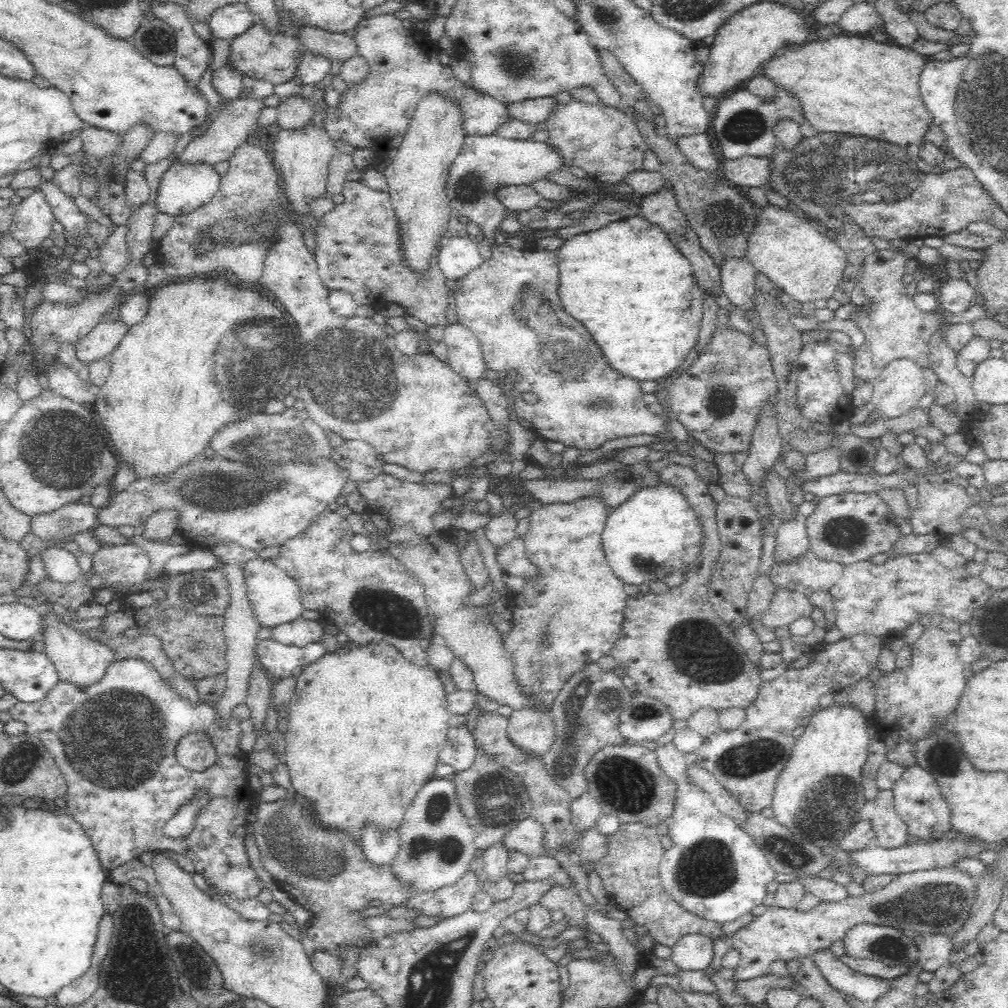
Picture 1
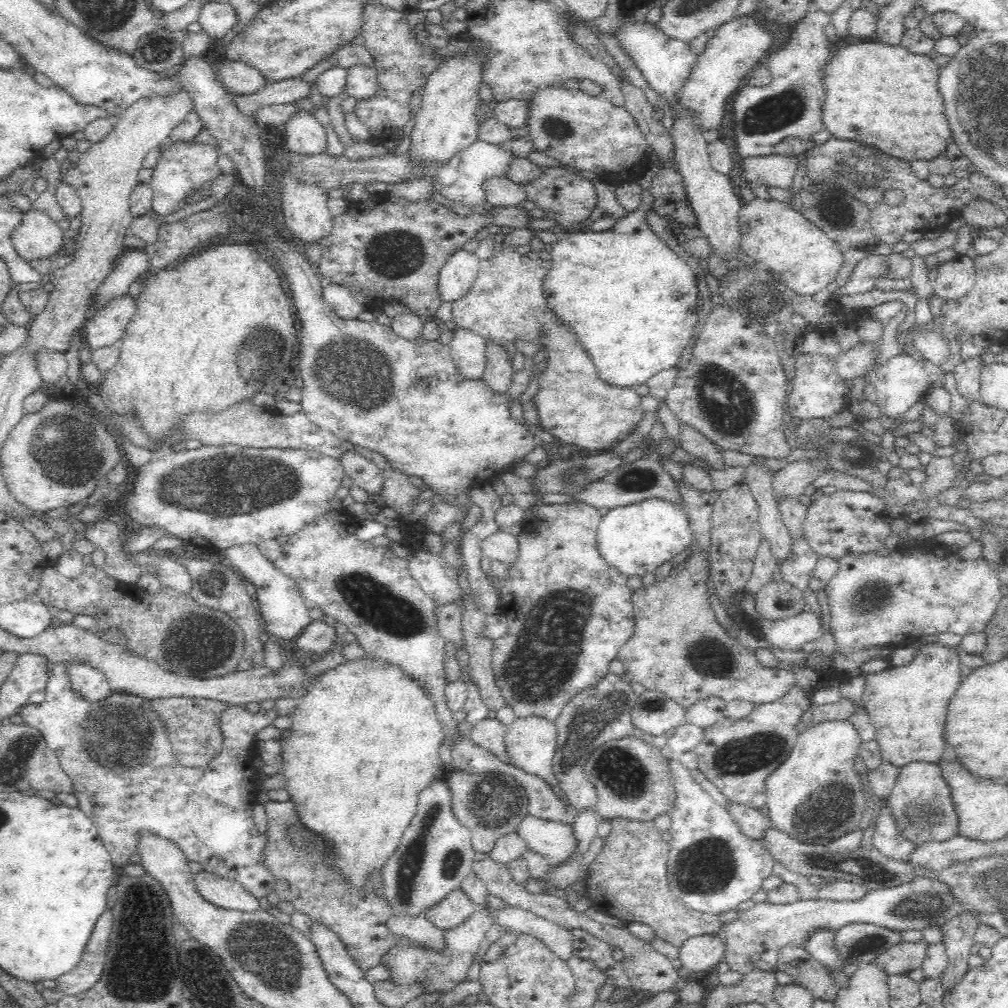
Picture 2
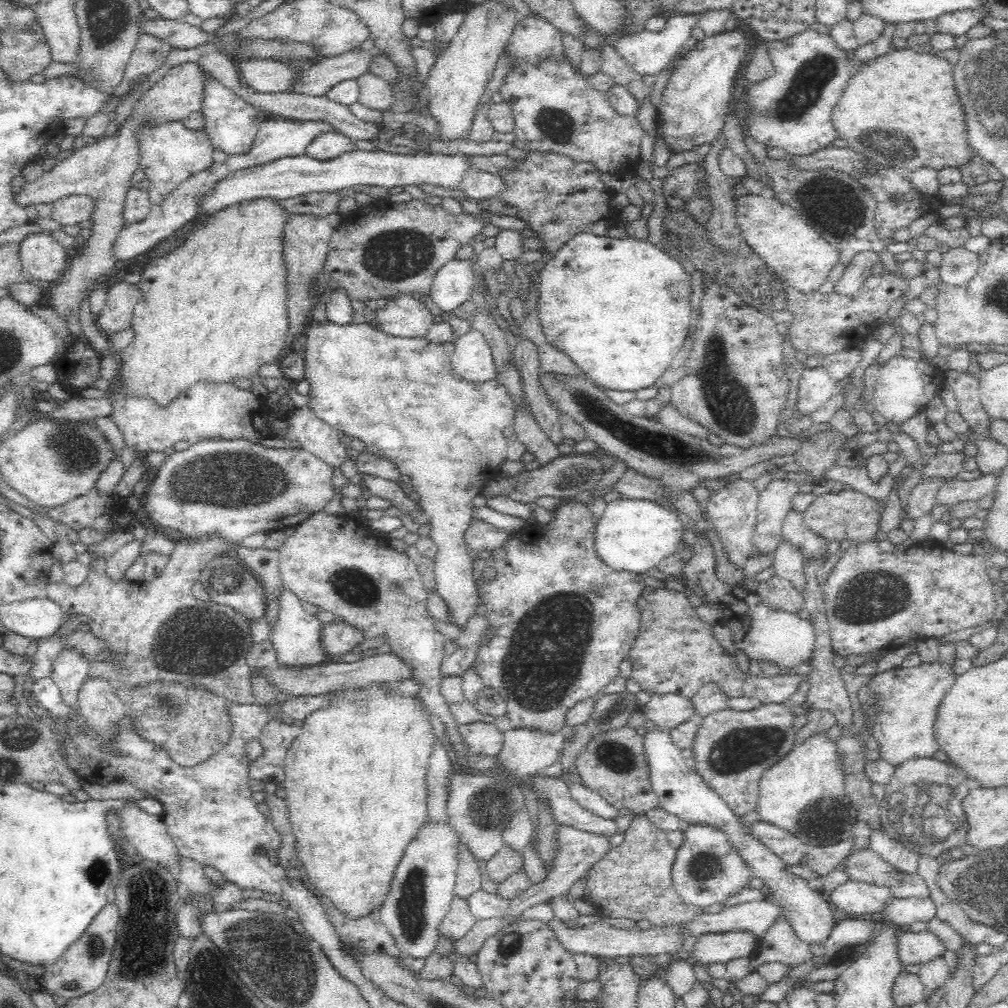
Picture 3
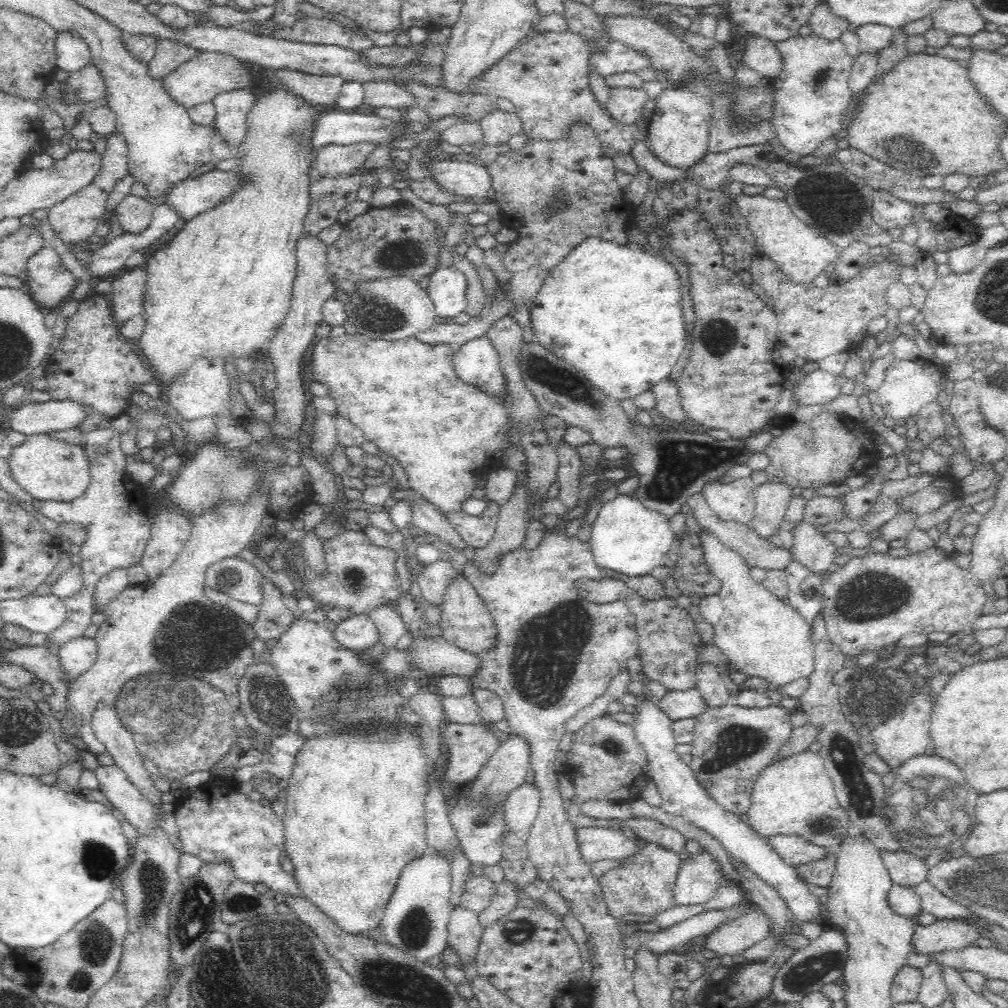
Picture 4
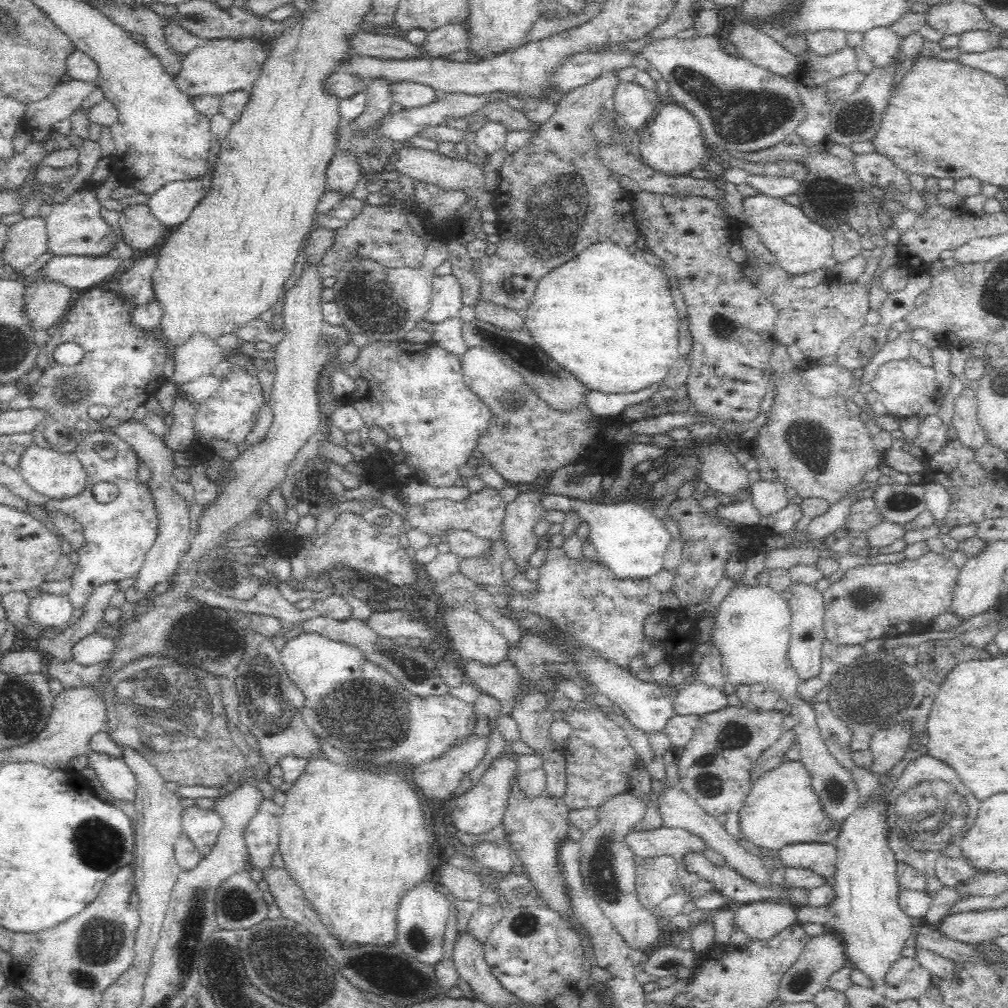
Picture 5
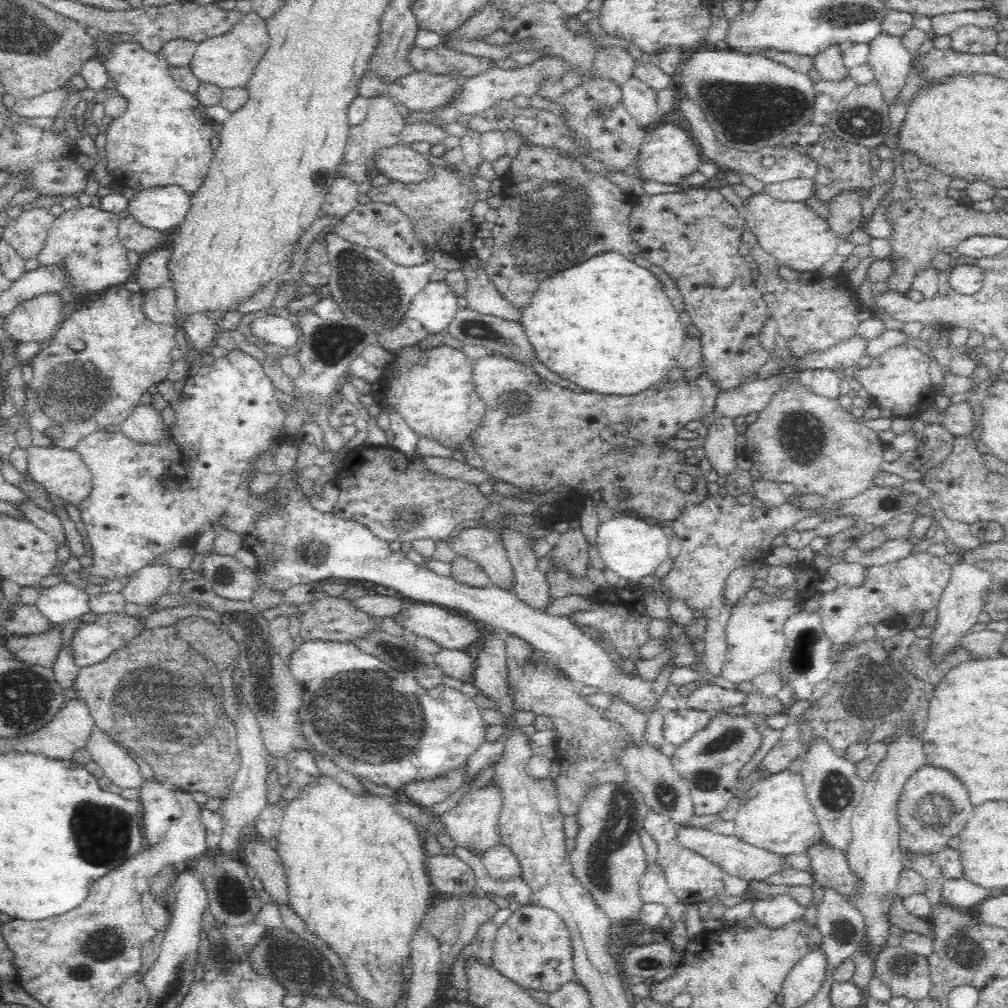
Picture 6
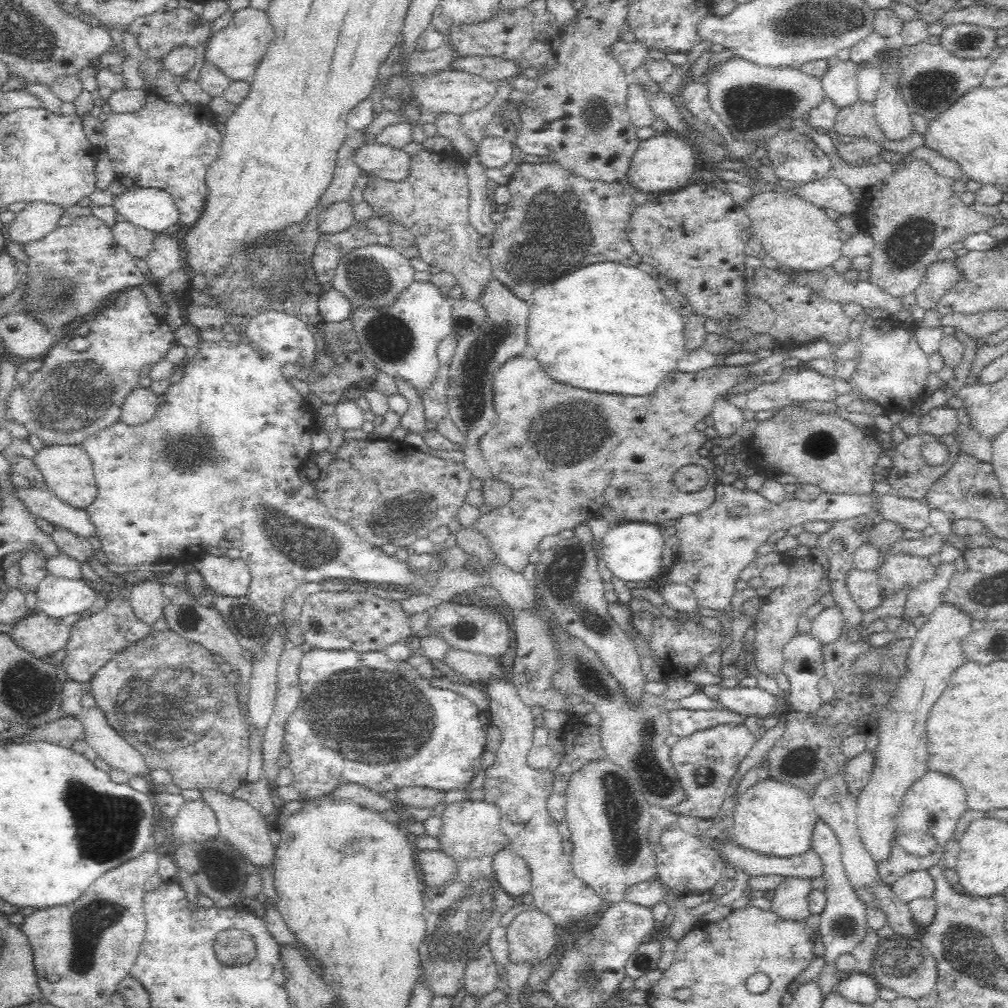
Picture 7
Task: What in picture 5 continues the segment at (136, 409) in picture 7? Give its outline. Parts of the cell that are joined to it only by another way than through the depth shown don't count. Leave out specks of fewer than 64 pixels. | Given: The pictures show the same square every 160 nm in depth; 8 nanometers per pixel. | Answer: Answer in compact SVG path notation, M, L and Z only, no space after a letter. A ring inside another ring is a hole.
M133 419L113 427L112 432L124 441L124 443L127 443L144 460L151 472L148 487L150 487L150 491L152 491L152 495L154 495L156 501L160 528L158 530L158 538L156 538L154 546L148 550L144 564L139 570L136 582L133 585L134 590L138 594L149 596L153 594L156 584L169 581L176 575L182 553L188 547L191 535L189 503L180 497L172 486L172 471L176 467L174 463L175 451L171 450L165 444L165 436L154 434L143 420Z

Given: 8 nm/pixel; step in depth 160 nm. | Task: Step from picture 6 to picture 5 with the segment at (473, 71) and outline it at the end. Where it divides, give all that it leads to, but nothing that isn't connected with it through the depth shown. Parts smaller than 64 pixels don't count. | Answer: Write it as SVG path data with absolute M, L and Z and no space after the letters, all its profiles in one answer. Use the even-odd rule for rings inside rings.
M362 32L352 38L356 55L384 60L430 57L430 51L422 45L412 44L406 37Z

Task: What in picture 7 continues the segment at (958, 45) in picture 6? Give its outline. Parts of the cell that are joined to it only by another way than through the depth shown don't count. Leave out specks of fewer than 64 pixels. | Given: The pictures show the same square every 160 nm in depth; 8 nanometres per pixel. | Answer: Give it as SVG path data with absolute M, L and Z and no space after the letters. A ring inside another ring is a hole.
M952 23L941 33L940 44L958 58L986 58L996 47L994 29L968 23Z

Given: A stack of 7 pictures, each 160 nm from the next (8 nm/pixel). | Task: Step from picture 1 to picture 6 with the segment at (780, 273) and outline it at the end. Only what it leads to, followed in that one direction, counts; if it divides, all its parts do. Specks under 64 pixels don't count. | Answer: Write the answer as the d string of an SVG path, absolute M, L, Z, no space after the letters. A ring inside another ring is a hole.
M764 192L753 194L747 198L740 213L746 221L748 230L754 234L760 246L768 254L771 254L780 266L788 266L800 273L811 270L822 270L822 266L836 254L836 247L841 241L838 235L832 231L828 218L819 216L806 204L806 201L781 201Z

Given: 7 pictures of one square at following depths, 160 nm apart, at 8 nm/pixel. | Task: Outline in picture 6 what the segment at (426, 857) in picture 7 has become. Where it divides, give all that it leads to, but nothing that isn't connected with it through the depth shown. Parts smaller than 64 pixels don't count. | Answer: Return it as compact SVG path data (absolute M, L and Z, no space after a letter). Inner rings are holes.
M428 854L425 871L432 889L442 894L468 893L476 886L474 871L452 854Z

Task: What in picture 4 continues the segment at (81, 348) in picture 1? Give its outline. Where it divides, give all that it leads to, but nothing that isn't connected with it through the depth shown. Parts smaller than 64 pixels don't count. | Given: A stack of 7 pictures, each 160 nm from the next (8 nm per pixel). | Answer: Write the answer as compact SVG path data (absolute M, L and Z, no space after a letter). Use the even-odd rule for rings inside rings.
M137 266L125 269L111 279L112 290L108 298L120 324L143 314L147 276L148 269Z

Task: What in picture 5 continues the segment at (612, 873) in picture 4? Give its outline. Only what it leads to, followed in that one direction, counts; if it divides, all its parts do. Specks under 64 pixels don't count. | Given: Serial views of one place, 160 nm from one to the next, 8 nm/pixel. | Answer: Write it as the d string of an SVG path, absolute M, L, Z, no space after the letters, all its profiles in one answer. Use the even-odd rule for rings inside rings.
M663 855L646 858L636 868L636 893L638 893L640 903L642 903L647 910L654 910L654 907L658 905L659 902L662 902L675 892L673 882L675 881L677 867L676 859Z

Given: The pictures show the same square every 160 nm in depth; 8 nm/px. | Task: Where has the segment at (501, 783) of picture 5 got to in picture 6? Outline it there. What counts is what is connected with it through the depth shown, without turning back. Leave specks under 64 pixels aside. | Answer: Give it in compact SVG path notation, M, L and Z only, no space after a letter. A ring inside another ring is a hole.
M492 782L480 789L474 788L450 812L435 812L438 823L456 847L472 850L476 854L487 855L488 850L500 844L499 817L502 810L502 797L500 791L492 786Z

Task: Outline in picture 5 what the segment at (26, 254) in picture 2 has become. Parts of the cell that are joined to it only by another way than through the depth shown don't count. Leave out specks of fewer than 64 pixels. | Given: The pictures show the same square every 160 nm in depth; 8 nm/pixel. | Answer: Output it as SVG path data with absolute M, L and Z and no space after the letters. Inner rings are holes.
M47 280L25 288L24 317L30 329L53 331L72 306L75 295L71 288Z

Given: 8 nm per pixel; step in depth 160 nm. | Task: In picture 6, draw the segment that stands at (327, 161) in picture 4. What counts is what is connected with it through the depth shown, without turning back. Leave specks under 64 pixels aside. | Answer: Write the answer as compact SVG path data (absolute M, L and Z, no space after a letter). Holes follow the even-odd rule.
M336 174L334 184L330 186L328 194L325 194L324 200L320 205L317 218L344 218L350 214L358 204L356 197L358 196L358 185L354 184L348 178Z

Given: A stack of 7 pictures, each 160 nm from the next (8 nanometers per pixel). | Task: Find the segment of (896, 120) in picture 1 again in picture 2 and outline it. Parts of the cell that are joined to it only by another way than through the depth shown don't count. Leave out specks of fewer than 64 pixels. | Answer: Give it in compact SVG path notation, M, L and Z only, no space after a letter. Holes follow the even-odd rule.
M849 41L837 44L830 70L826 72L826 101L822 121L829 135L840 140L850 140L862 146L871 146L882 154L902 162L926 160L930 162L945 156L948 146L955 142L950 121L946 117L945 98L939 87L940 64L934 62L934 54L912 54L904 46L878 44L874 41Z

